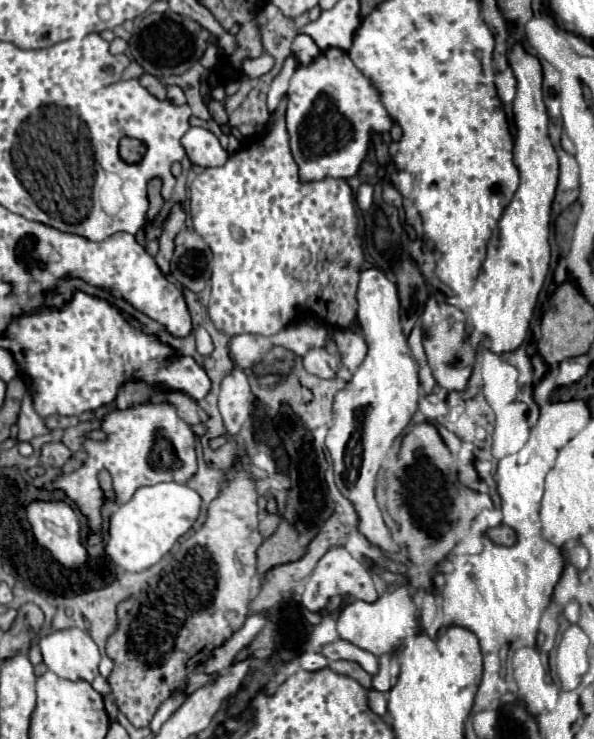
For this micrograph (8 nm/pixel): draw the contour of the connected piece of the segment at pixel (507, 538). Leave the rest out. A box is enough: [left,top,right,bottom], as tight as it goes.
[487,525,515,545]

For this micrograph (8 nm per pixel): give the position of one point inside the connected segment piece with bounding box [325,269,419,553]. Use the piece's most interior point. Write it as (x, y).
(370, 412)

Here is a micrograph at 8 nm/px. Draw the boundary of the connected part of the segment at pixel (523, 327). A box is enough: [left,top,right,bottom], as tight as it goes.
[459,45,559,355]

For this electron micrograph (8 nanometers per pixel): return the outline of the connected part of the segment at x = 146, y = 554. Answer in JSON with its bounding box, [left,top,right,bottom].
[105,481,201,571]

